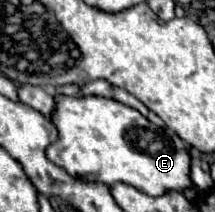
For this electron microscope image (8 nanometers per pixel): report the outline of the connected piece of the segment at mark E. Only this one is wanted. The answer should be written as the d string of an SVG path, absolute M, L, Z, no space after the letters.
M56 94L54 102L56 110L50 114L50 120L58 128L58 140L48 146L46 156L72 178L80 176L106 186L124 182L150 196L192 186L186 144L176 134L148 122L138 110L100 96Z

